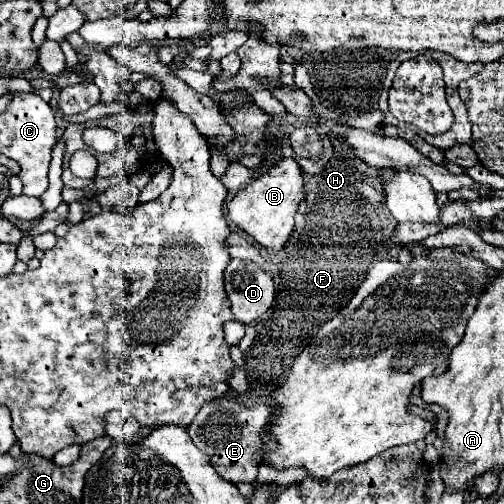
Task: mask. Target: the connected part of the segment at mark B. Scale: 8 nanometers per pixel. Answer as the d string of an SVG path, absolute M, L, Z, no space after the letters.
M292 157L280 159L234 195L234 199L228 203L228 219L232 219L232 223L244 233L254 237L262 247L278 251L292 233L294 215L304 197L304 173L300 165Z

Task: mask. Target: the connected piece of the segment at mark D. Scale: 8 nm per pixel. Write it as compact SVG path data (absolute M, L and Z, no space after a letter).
M232 259L224 273L226 293L236 321L248 325L274 305L274 281L252 261Z

